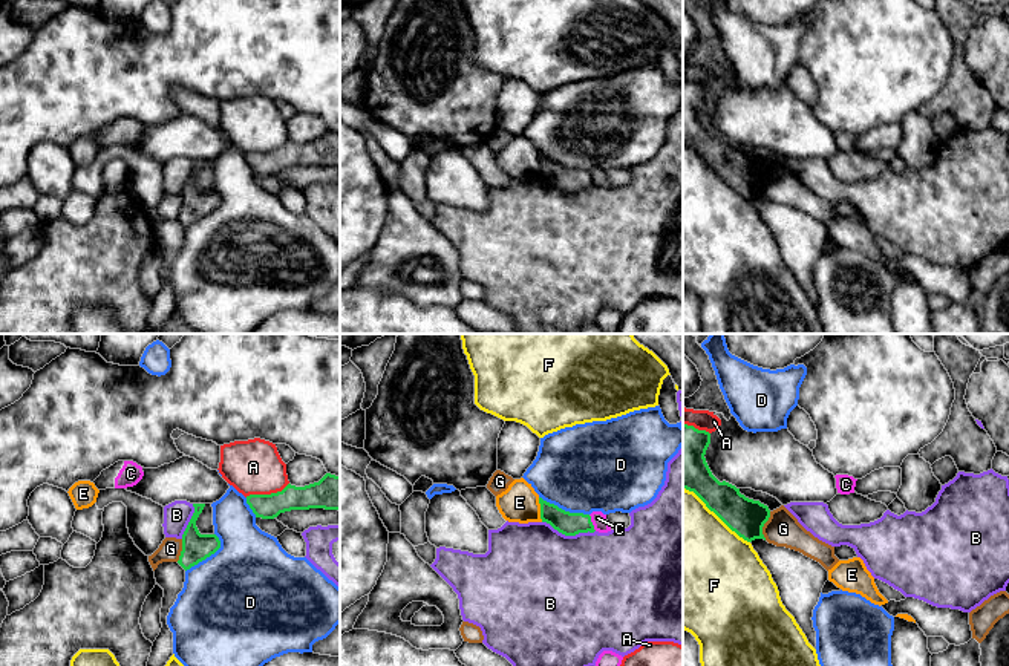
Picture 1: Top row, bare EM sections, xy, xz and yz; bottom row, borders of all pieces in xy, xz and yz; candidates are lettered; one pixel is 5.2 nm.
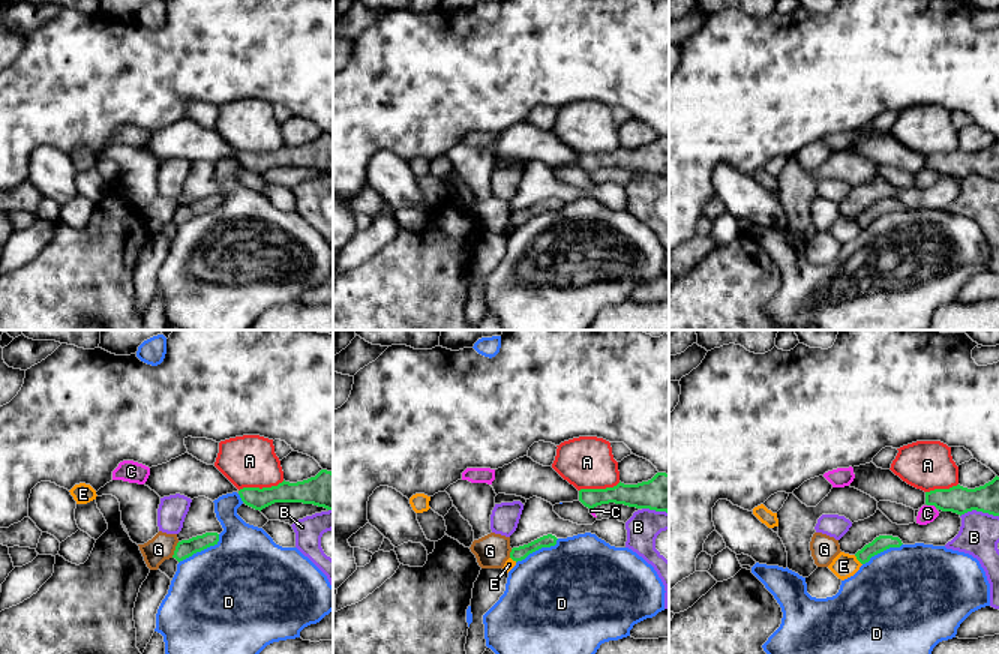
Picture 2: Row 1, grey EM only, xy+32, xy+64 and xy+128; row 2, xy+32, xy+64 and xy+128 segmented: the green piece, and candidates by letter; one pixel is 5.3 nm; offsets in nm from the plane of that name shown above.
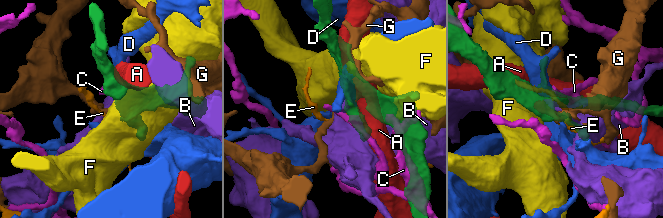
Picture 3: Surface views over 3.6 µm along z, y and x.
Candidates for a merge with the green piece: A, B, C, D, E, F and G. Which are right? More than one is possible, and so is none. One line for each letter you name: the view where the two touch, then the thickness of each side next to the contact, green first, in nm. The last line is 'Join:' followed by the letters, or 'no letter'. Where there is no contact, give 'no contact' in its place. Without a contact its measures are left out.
Join: no letter

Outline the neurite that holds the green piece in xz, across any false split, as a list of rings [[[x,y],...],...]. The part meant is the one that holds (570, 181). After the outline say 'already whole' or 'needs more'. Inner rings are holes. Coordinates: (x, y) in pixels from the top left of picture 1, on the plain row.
[[[539,155],[540,176],[550,181],[554,187],[565,193],[576,193],[579,190],[594,190],[594,182],[589,171],[570,170]]] | already whole

